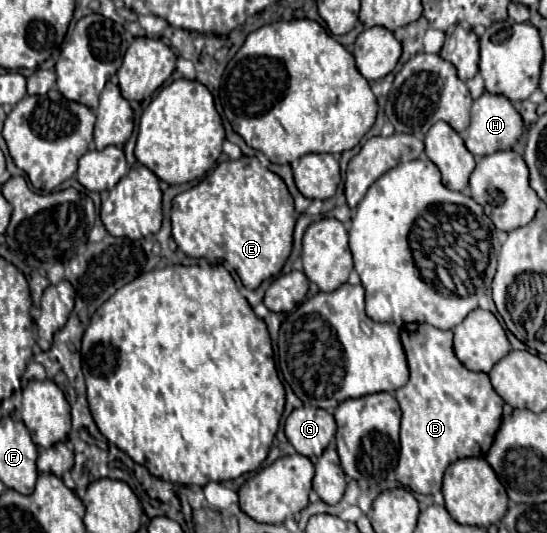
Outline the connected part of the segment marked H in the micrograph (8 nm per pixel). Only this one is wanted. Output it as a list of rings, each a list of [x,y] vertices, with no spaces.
[[[483,92],[471,108],[471,124],[469,128],[463,132],[463,140],[465,146],[471,154],[475,156],[485,156],[485,154],[493,154],[497,150],[509,150],[515,146],[517,138],[523,134],[525,124],[521,114],[515,110],[515,106],[511,104],[509,98],[501,96],[501,94],[491,94],[491,92]]]

